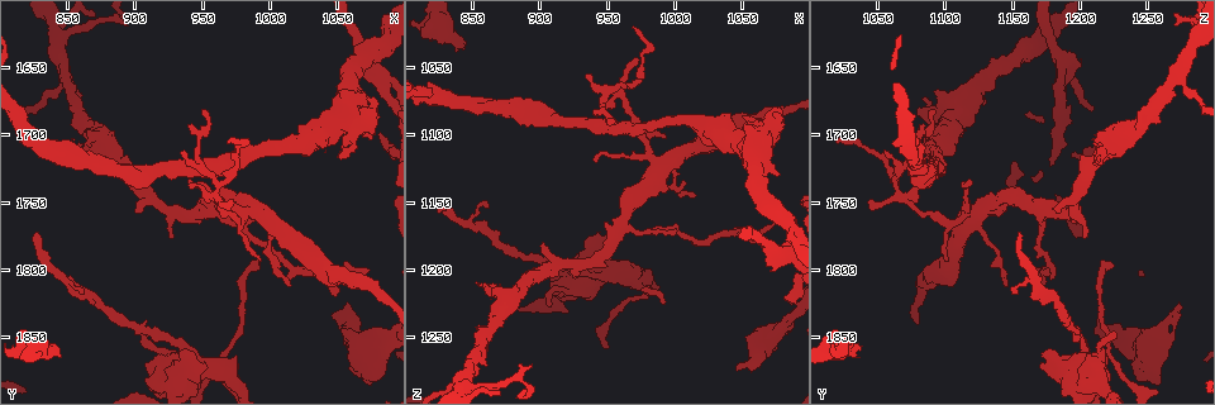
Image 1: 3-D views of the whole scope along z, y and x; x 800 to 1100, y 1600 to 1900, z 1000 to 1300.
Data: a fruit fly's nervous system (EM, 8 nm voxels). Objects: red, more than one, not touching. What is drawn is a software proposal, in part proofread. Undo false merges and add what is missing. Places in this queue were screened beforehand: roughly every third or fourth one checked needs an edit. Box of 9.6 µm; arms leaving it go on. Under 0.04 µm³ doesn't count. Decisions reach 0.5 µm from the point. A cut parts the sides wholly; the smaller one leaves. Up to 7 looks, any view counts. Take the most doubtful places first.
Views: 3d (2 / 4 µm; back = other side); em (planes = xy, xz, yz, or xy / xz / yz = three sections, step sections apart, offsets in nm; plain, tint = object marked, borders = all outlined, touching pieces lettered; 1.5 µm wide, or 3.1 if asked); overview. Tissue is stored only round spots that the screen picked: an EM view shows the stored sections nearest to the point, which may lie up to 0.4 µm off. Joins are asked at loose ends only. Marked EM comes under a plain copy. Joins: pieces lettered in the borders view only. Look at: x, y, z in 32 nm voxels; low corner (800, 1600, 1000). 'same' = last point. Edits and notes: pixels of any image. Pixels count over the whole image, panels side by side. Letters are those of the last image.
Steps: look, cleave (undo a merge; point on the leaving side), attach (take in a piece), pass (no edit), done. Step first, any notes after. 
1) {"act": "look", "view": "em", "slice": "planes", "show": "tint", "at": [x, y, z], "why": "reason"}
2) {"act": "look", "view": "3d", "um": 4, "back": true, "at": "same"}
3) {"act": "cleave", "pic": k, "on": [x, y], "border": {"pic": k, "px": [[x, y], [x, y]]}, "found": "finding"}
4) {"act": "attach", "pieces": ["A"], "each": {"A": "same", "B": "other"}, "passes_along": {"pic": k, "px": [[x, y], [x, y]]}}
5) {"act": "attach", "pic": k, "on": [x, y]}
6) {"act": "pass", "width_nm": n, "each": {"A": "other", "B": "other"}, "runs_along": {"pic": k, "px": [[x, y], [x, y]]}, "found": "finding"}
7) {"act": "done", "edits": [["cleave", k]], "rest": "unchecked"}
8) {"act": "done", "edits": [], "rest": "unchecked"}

{"act": "look", "view": "3d", "um": 2, "at": [844, 1864, 1034], "why": "branch stops here"}

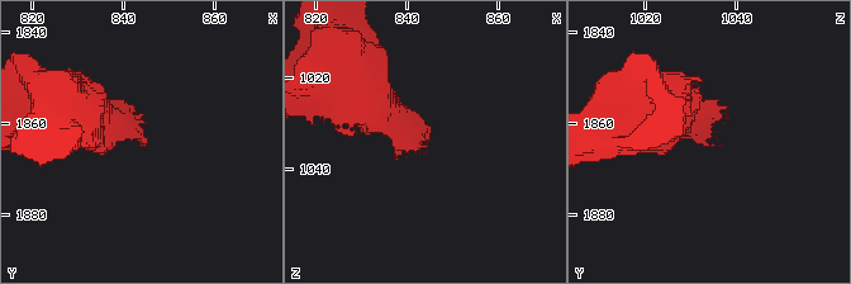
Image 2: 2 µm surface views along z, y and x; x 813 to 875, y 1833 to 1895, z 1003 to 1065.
{"act": "look", "view": "em", "slice": "xz", "step": 8, "show": "borders", "at": [844, 1865, 1033]}

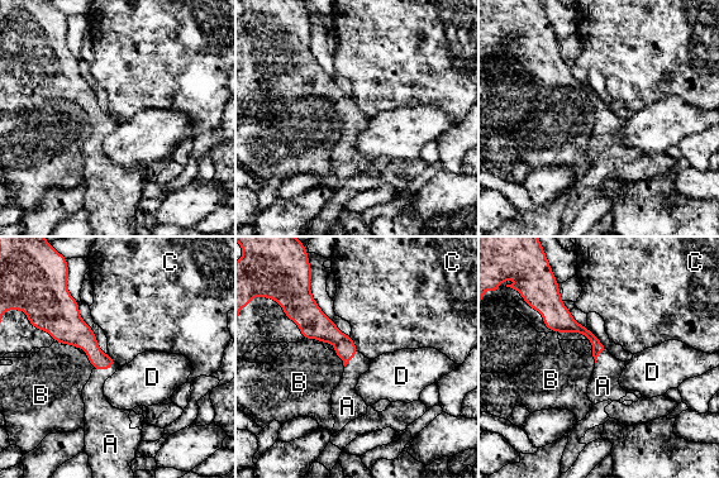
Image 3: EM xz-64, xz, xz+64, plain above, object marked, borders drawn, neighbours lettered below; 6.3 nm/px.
{"act": "look", "view": "em", "slice": "planes", "show": "borders", "at": "same", "why": "another direction"}

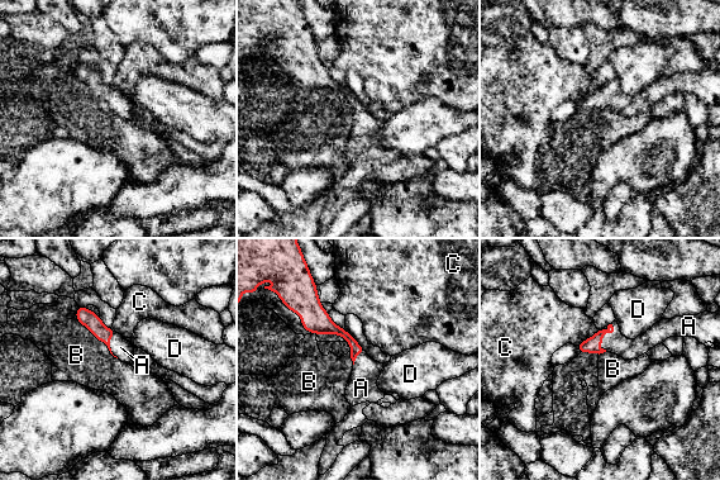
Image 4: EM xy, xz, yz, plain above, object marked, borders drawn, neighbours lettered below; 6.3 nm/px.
{"act": "attach", "pieces": ["A"], "each": {"A": "same", "B": "other", "C": "other", "D": "other"}, "passes_along": {"pic": 4, "px": [[592, 345], [604, 334], [615, 342]]}, "found": "it goes on there"}

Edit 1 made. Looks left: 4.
{"act": "look", "view": "em", "slice": "xz", "step": 8, "show": "tint", "at": [988, 1756, 1122]}

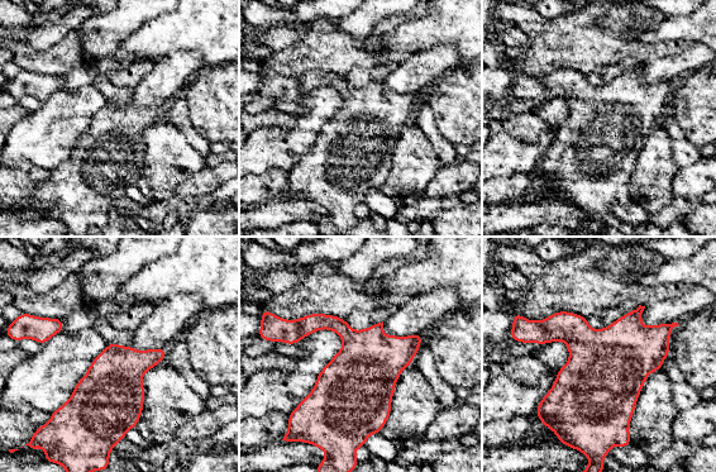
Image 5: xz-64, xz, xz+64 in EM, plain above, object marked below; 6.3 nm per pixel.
{"act": "look", "view": "em", "slice": "planes", "show": "borders", "at": "same"}

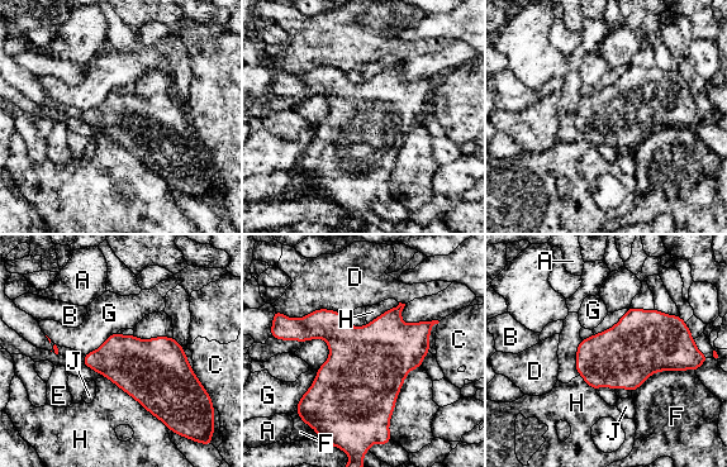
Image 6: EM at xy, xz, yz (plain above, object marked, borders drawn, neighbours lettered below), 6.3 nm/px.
{"act": "pass", "longest_contact_nm": ["H", 550], "each": {"A": "other", "B": "other", "C": "other", "D": "other", "E": "other", "F": "other", "G": "other", "H": "other", "J": "other"}, "found": "continuous, no second neuron"}

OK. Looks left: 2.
{"act": "look", "view": "em", "slice": "planes", "show": "borders", "at": [940, 1734, 1118], "why": "tapers out"}

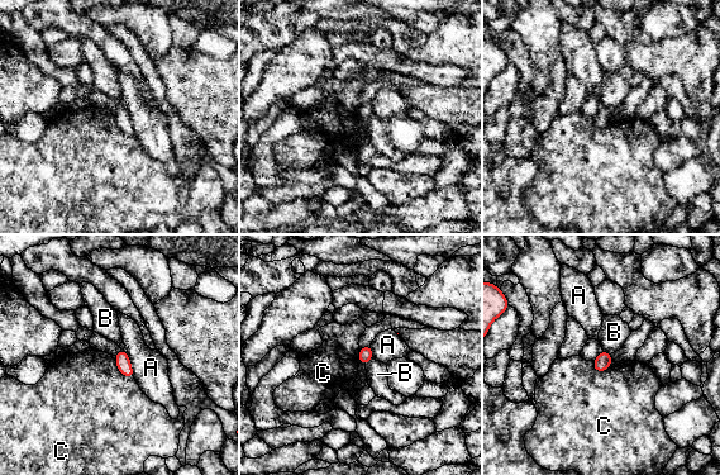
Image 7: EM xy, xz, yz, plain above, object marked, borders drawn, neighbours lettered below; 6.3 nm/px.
{"act": "pass", "each": {"A": "other", "B": "other", "C": "other"}, "border": {"pic": 7, "px": [[114, 356], [117, 369], [133, 378]]}, "found": "none of them fits"}

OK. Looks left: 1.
{"act": "done", "edits": [["attach", 4]], "rest": "unchecked"}

